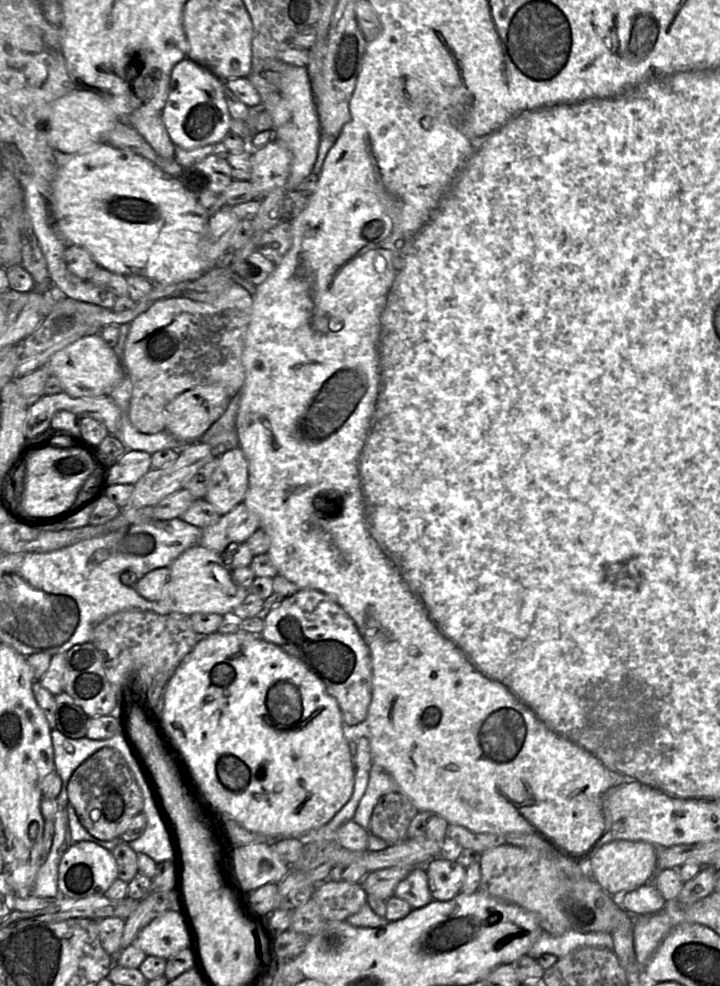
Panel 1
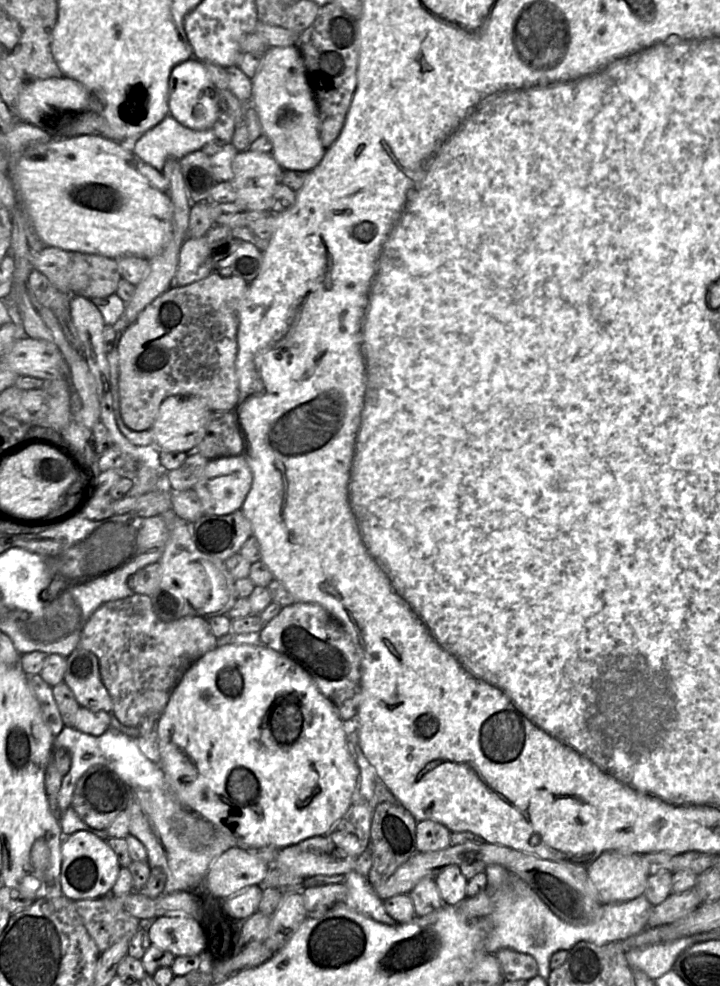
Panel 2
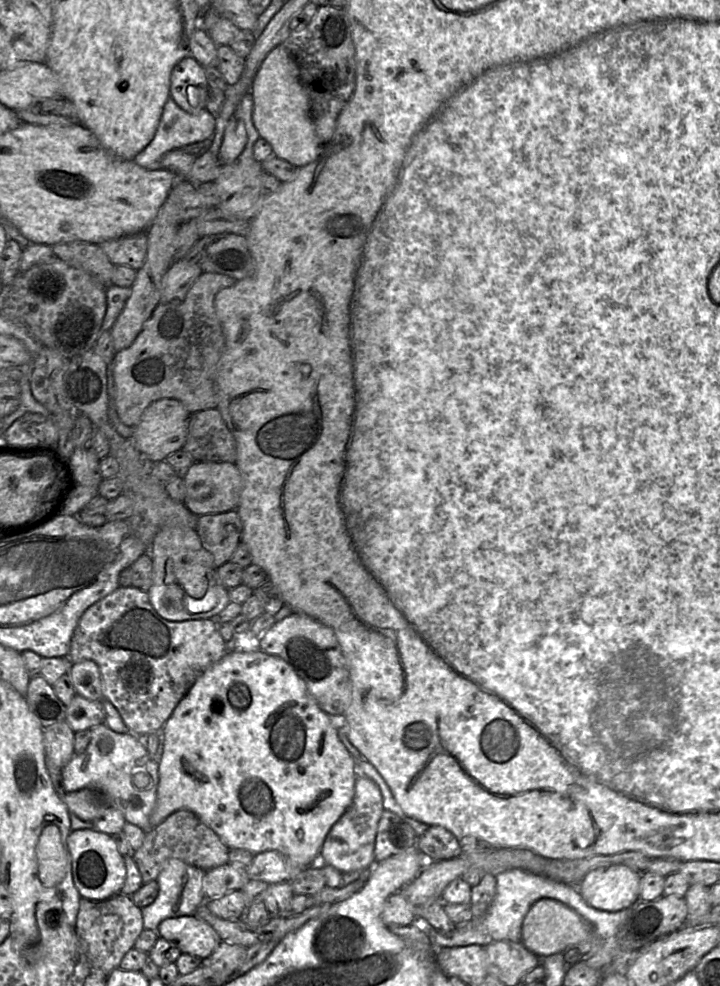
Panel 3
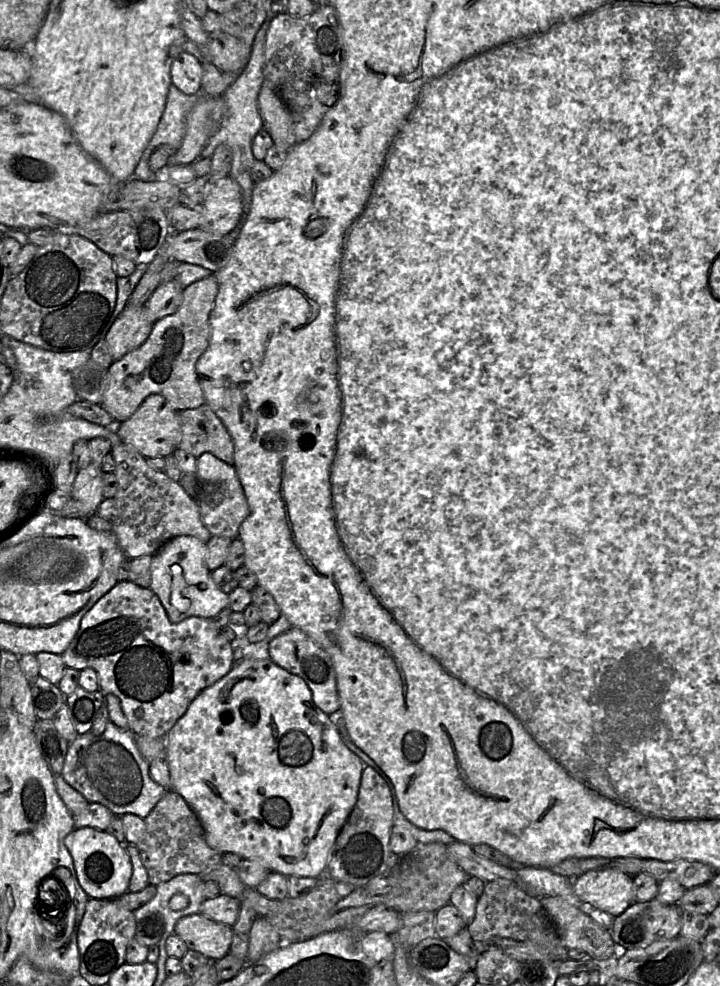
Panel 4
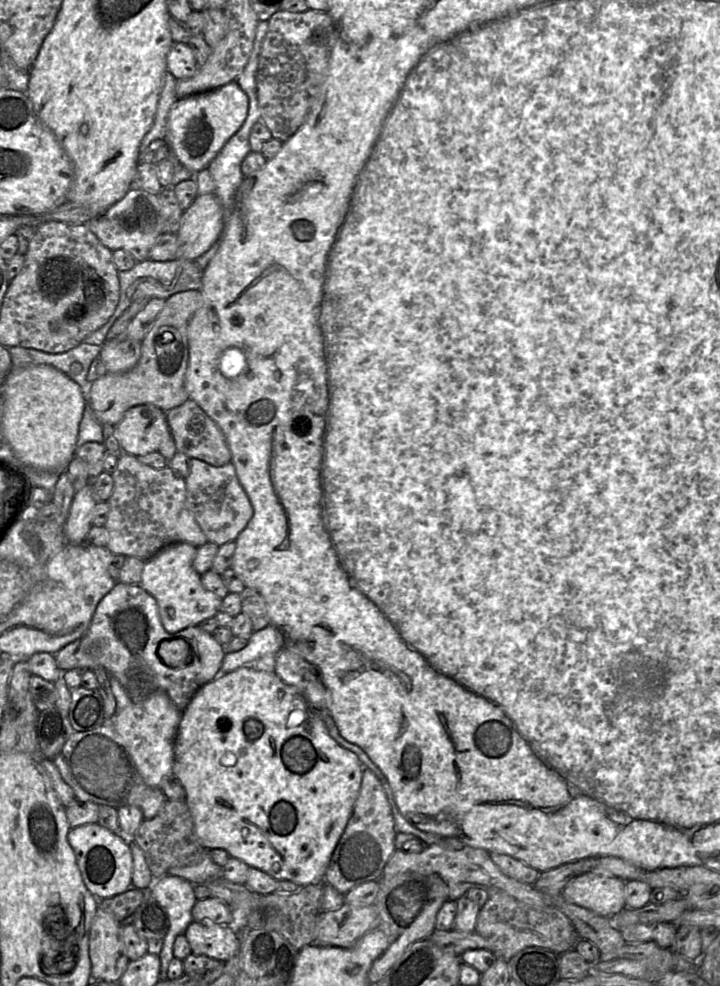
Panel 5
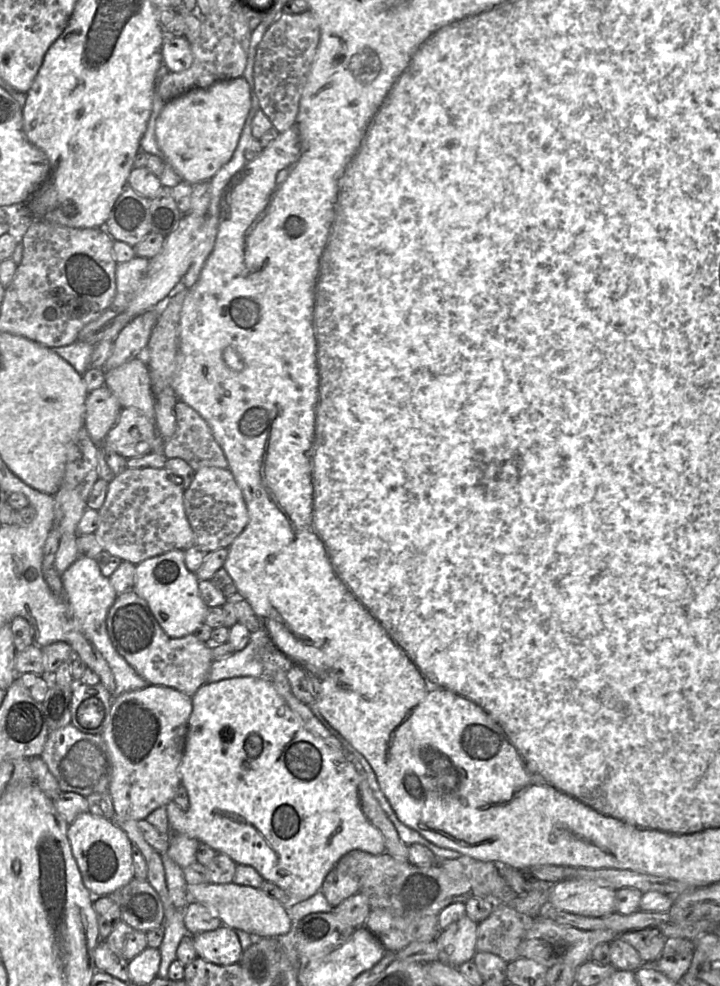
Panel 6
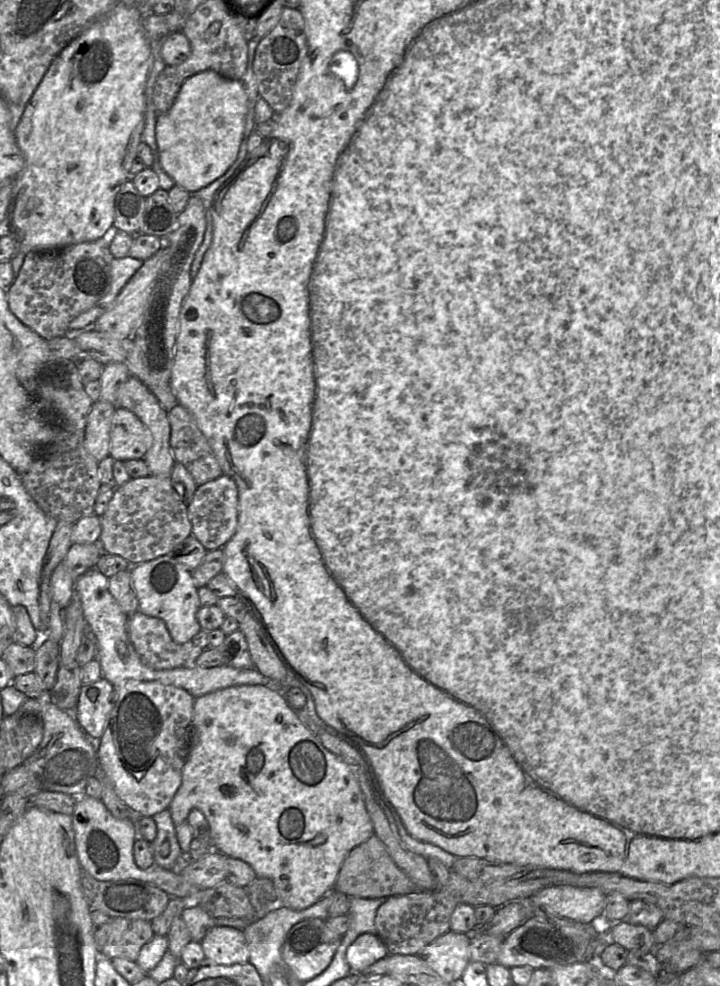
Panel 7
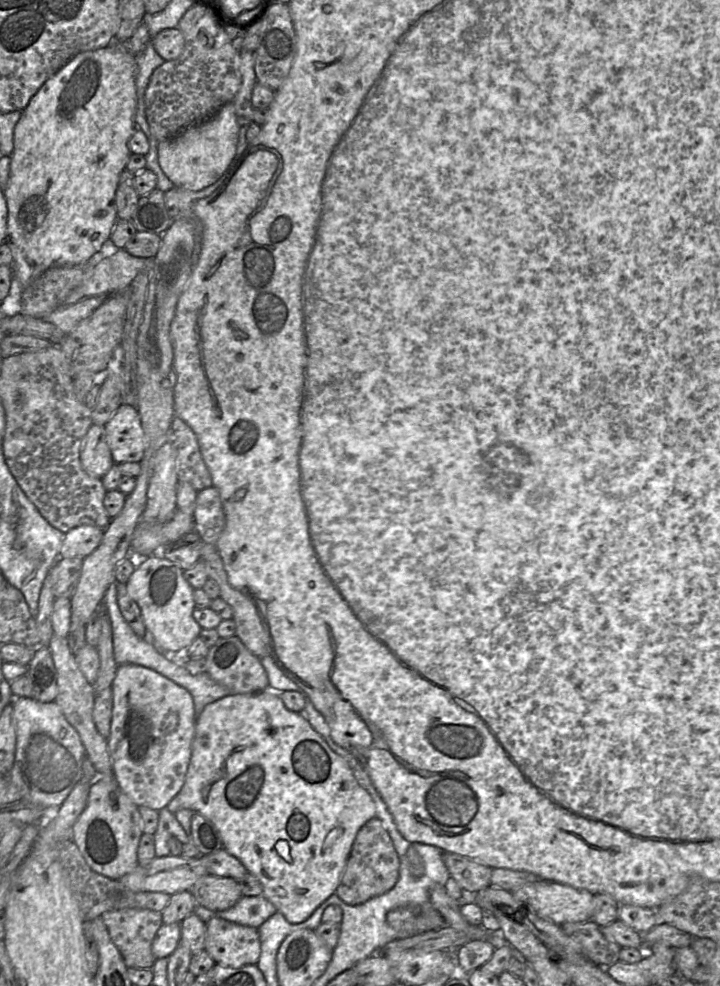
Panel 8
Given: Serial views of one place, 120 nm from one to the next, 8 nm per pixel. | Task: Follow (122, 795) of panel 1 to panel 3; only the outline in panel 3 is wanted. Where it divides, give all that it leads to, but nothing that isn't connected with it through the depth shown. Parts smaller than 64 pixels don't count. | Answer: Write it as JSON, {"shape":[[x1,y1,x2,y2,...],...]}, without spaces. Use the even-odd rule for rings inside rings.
{"shape":[[86,786,73,792,64,792,62,801,70,813,85,822,93,822,111,806,110,797,98,786]]}

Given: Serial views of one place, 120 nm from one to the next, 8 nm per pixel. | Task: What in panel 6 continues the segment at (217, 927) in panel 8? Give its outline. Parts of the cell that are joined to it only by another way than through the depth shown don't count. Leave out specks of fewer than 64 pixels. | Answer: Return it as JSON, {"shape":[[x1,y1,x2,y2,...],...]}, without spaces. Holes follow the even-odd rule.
{"shape":[[227,926,192,937,199,958,217,965,231,965,241,959,243,948,236,931]]}

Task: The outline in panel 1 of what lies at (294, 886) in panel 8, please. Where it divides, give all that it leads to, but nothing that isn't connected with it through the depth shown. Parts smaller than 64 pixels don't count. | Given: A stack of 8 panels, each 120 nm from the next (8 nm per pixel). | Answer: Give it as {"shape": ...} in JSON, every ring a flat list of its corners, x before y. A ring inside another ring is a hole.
{"shape":[[239,631,234,634,213,633,201,636,168,681,162,705,161,728,165,739,178,759,183,777,199,804,209,812,211,820,230,817,247,830,270,839,298,838,327,824,350,799,355,782,354,763,347,740,347,727,337,700,326,690,323,681,300,659,279,646,267,642,260,634]]}

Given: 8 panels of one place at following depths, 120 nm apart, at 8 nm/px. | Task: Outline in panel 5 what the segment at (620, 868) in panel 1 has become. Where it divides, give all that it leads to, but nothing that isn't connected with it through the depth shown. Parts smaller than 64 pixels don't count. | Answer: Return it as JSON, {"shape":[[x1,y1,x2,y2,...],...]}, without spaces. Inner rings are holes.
{"shape":[[583,873,571,879,561,895,570,903,610,917,626,907,626,881,613,875]]}

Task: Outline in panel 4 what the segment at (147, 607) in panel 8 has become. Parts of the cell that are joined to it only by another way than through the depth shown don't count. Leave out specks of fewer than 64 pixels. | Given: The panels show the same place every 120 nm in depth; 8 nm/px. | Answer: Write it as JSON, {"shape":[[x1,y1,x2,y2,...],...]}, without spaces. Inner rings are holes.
{"shape":[[193,536,175,537,152,556,150,589,158,596,172,623,191,616,212,618,229,607,229,596,213,582,206,558,207,543]]}

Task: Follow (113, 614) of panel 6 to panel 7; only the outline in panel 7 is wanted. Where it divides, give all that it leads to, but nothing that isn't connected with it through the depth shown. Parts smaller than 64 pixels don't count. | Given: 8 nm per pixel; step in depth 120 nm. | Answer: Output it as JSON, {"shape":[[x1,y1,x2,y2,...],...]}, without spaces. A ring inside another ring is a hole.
{"shape":[[140,610,127,618,127,632,142,662,155,670,183,667,186,650,173,641,160,618,145,615]]}

